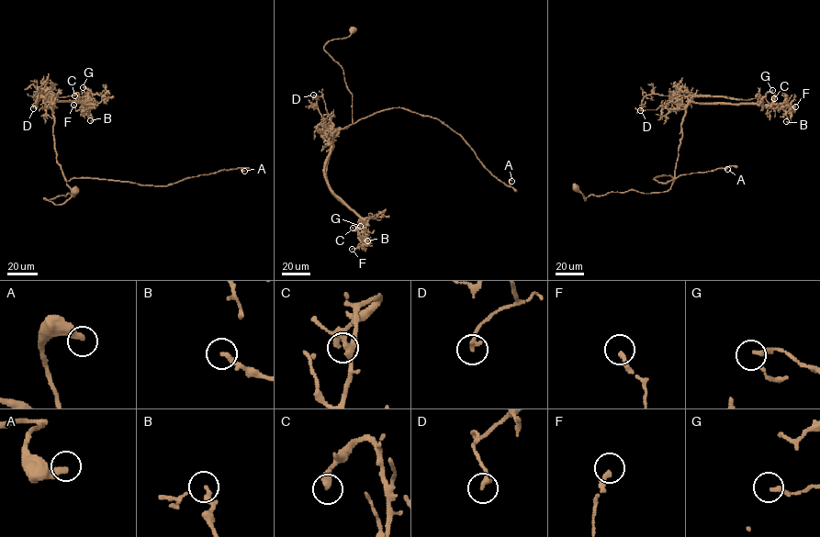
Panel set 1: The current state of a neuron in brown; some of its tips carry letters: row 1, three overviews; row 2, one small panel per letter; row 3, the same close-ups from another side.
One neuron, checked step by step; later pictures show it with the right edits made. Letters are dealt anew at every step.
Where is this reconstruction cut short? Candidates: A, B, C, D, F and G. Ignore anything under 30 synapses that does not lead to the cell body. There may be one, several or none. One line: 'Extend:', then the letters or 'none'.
Extend: none

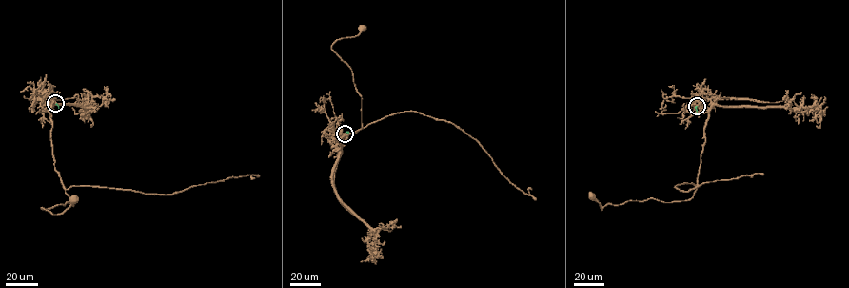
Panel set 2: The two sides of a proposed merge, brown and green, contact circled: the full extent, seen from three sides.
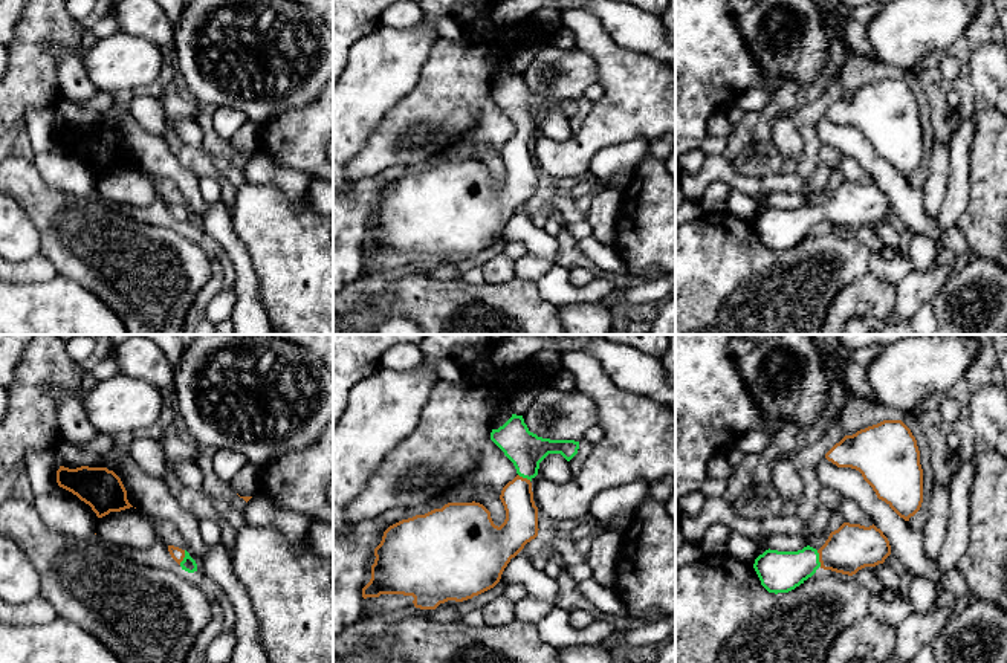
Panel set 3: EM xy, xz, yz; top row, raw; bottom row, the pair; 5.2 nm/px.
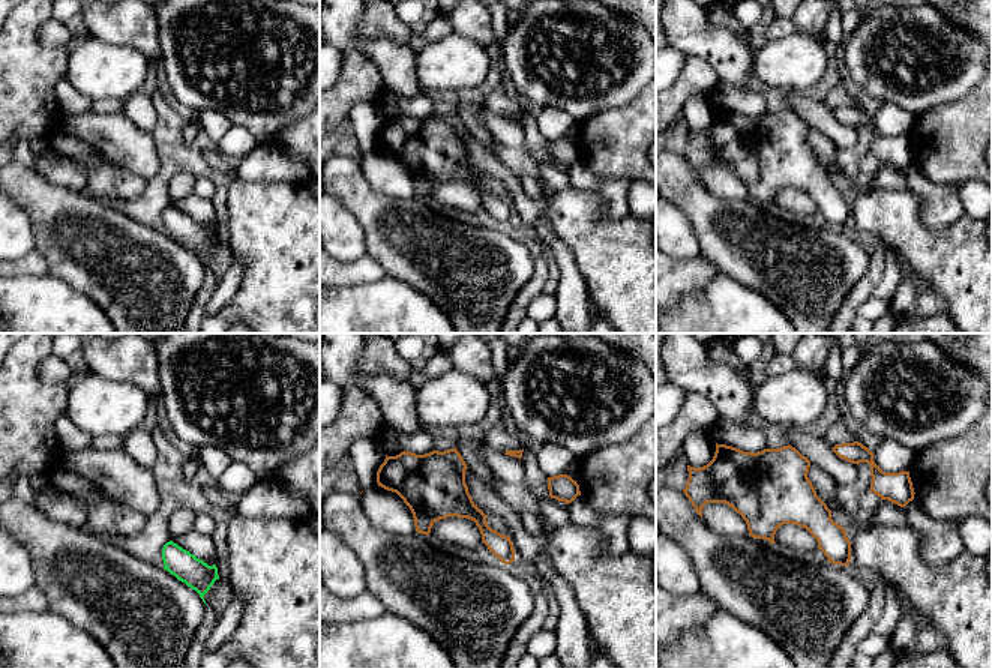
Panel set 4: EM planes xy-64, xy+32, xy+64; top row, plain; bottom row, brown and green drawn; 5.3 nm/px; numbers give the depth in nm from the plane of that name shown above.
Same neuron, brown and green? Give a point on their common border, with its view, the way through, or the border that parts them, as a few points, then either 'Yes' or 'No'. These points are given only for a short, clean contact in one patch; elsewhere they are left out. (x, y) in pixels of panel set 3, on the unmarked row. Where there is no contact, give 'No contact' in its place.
Touches brown at yz (819, 216). Path across: yz (851, 205), (841, 211), (819, 216), (780, 229). Yes

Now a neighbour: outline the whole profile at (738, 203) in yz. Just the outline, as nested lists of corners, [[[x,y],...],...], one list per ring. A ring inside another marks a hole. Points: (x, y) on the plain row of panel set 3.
[[[732,189],[727,199],[727,211],[749,222],[755,217],[755,200],[740,189]]]

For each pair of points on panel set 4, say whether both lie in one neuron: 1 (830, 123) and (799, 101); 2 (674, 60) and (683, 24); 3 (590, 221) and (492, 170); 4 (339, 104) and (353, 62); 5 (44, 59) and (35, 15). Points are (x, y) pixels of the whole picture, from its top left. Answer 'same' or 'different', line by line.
1: same
2: different
3: same
4: same
5: same

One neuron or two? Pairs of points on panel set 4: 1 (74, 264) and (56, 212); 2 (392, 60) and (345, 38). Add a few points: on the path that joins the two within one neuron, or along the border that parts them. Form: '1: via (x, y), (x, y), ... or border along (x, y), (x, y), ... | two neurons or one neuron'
1: via (74, 251), (74, 231), (68, 225) | one neuron
2: via (380, 48), (357, 42) | one neuron

